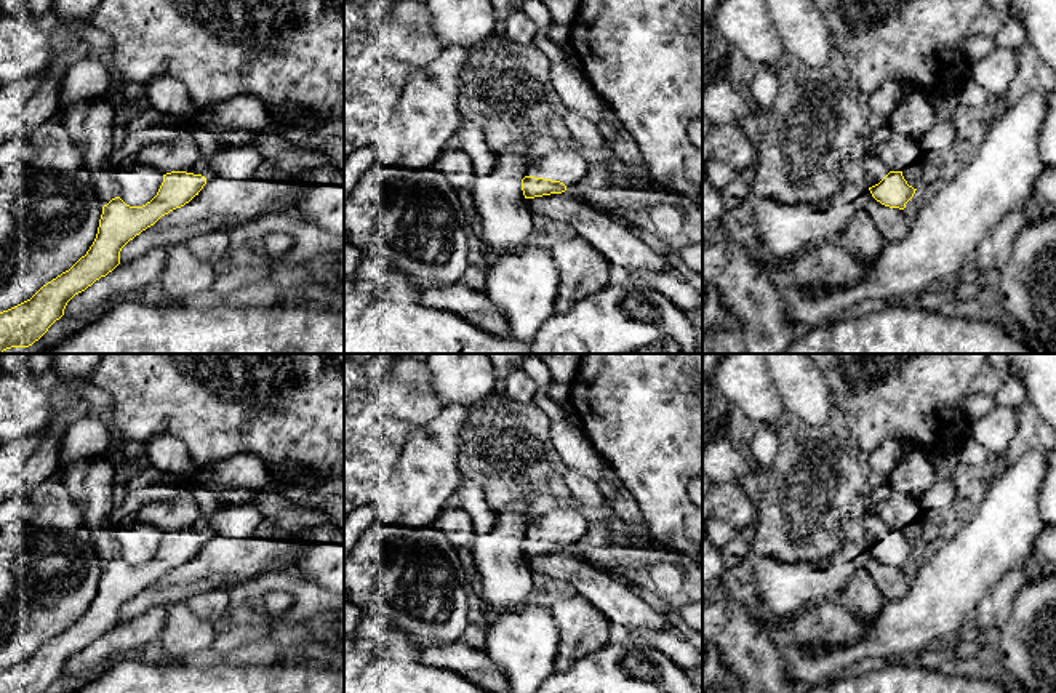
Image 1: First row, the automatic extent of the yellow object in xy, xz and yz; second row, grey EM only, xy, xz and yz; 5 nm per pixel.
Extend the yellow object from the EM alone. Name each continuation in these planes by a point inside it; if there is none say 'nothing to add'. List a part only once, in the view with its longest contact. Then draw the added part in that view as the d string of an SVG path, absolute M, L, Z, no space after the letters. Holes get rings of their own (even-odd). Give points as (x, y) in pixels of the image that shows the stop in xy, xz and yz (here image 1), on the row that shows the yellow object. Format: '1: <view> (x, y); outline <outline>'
1: xz (567, 165); outline M566 146L533 158L526 176L560 181L568 187L573 182L579 182L589 168L582 150Z

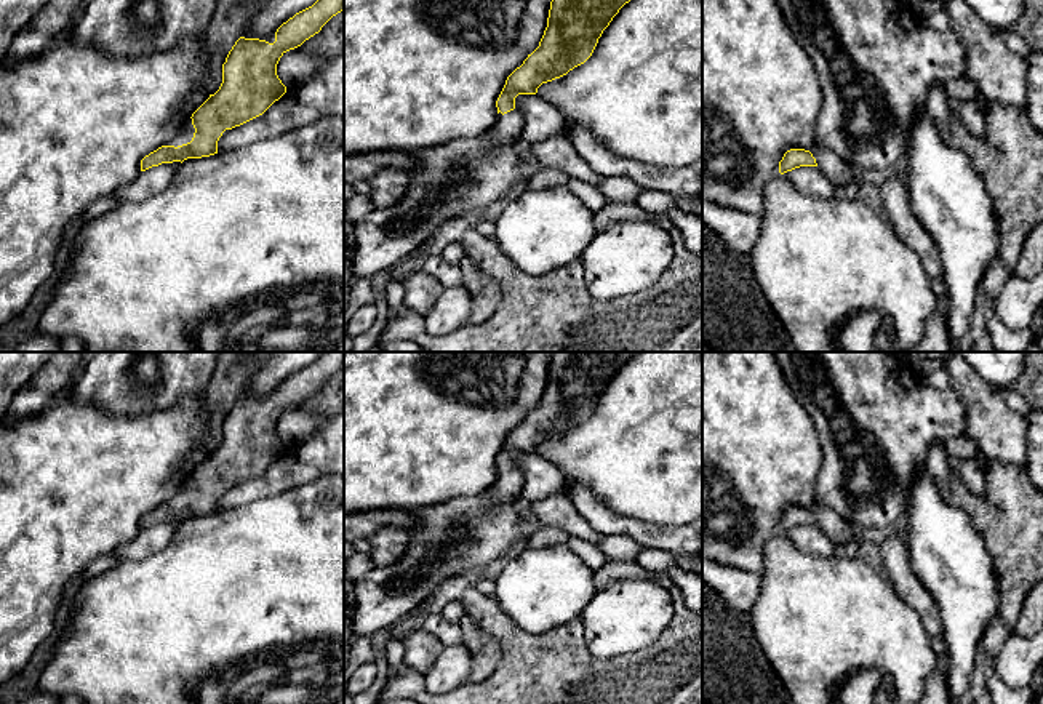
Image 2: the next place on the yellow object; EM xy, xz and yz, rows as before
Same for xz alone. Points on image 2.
1: xz (506, 130); outline M514 109L507 114L498 114L498 122L486 131L488 138L496 144L520 142L520 131L523 125L523 115L520 109Z

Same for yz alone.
1: yz (829, 164); outline M819 146L817 149L813 149L811 154L817 162L817 170L838 187L846 186L859 178L857 168L843 162L835 152L830 152L827 147Z

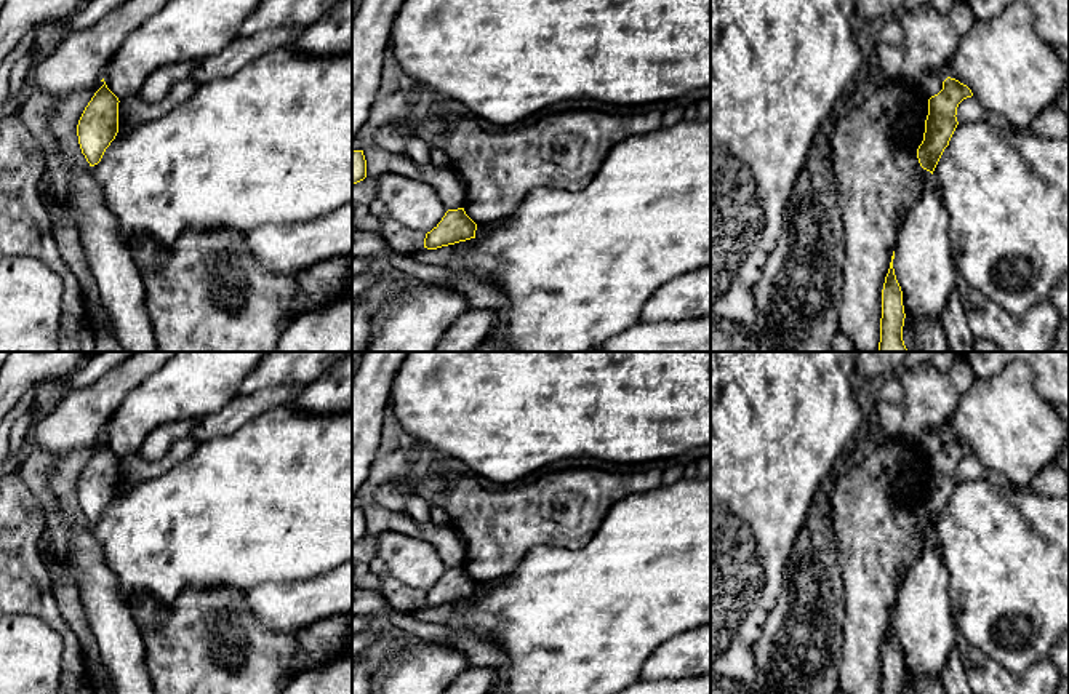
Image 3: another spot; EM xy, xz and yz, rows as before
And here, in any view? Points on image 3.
nothing to add

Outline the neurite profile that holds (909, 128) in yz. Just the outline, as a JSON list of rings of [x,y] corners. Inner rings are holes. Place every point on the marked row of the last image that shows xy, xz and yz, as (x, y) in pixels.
[[[912,115],[901,120],[898,126],[898,146],[899,147],[909,147],[914,144],[917,138],[922,136],[922,126],[925,123],[925,118],[915,118]]]

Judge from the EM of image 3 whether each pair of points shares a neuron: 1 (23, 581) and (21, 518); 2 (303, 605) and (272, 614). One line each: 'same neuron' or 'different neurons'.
1: same neuron
2: same neuron

